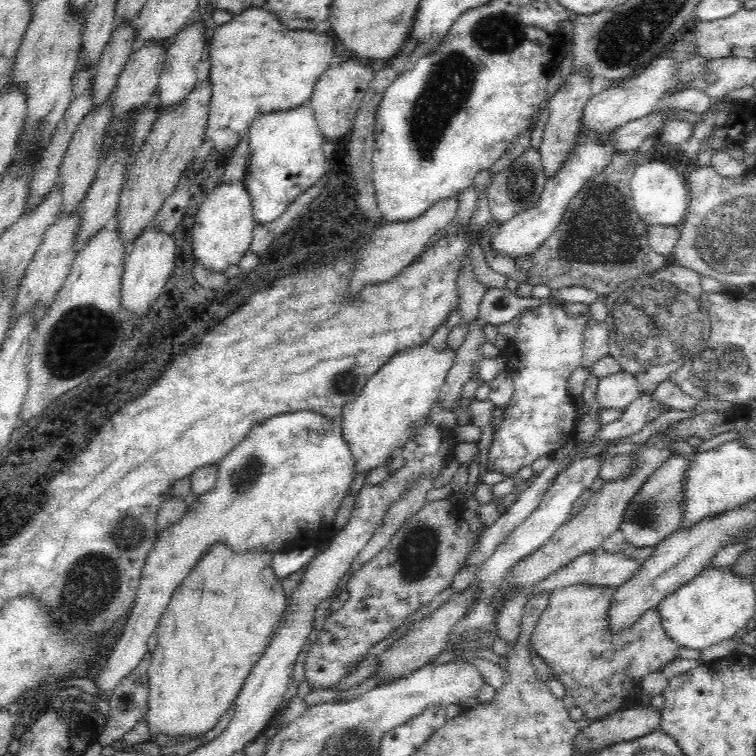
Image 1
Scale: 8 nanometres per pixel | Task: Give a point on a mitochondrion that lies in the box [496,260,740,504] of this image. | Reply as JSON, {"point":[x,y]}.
{"point":[656,321]}

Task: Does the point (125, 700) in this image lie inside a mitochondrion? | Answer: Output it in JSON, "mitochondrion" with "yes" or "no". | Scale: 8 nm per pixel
{"mitochondrion":"yes"}

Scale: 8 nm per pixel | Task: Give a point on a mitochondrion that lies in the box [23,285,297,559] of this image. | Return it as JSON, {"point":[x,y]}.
{"point":[75,335]}

